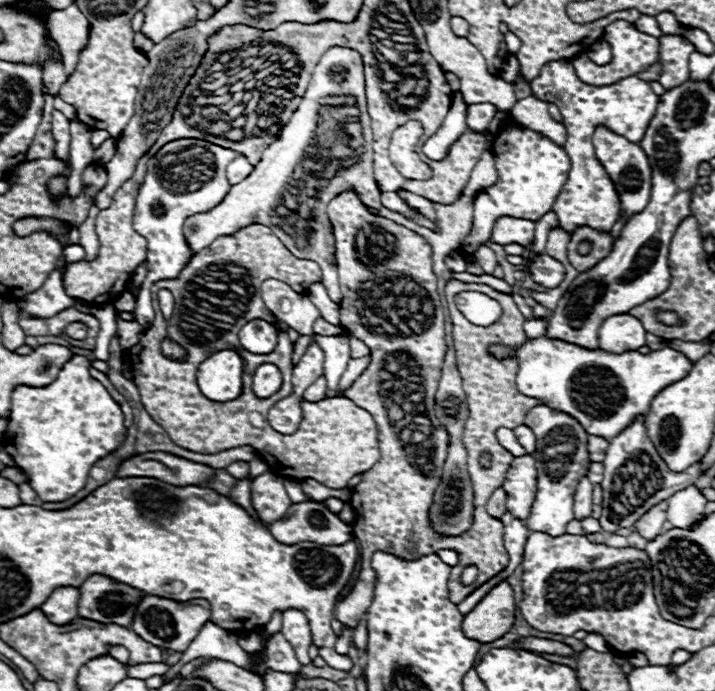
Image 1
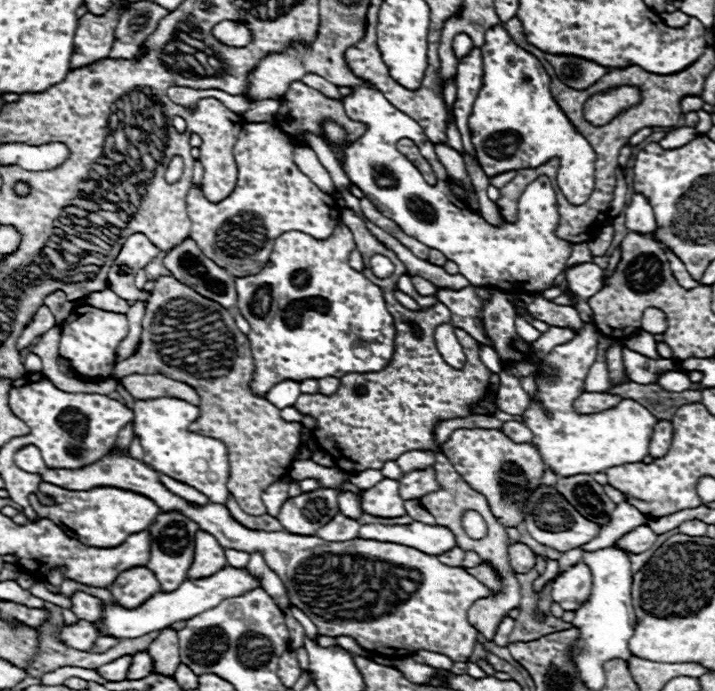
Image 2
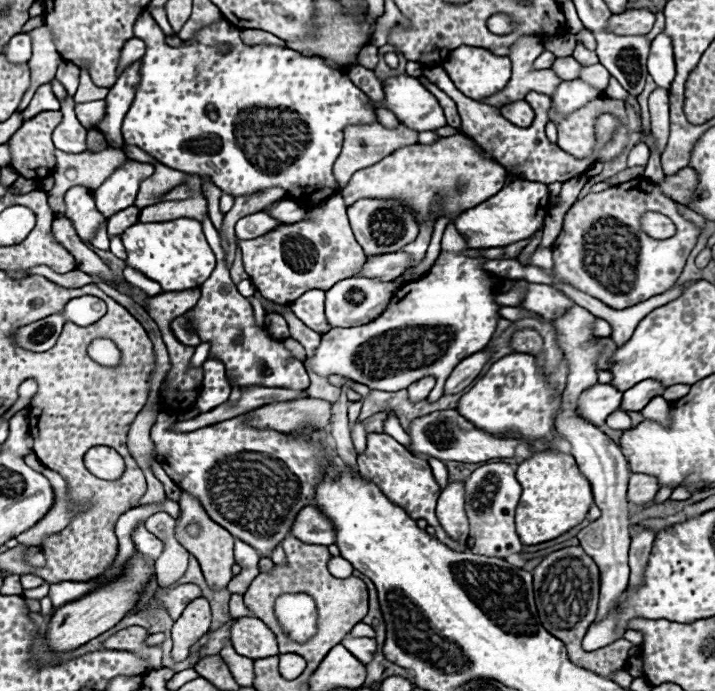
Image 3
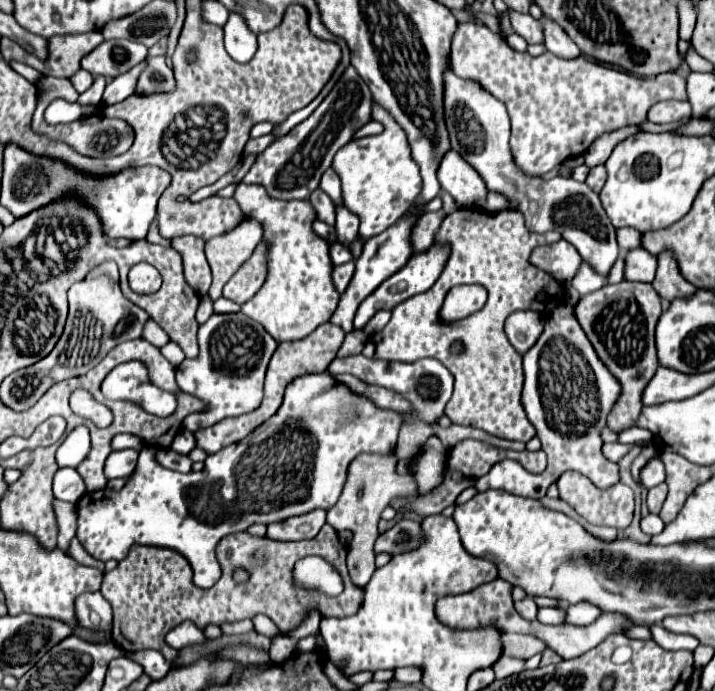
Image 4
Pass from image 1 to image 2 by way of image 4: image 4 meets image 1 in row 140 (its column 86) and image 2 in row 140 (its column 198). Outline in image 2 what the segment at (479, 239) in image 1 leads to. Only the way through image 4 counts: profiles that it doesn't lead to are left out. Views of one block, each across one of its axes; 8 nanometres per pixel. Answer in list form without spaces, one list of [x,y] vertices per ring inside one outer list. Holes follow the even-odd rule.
[[[492,26],[482,46],[482,88],[468,116],[476,158],[488,178],[520,168],[534,168],[550,158],[560,160],[558,186],[570,204],[584,204],[594,190],[596,152],[578,134],[550,92],[550,76],[540,60],[510,40],[506,28]]]

